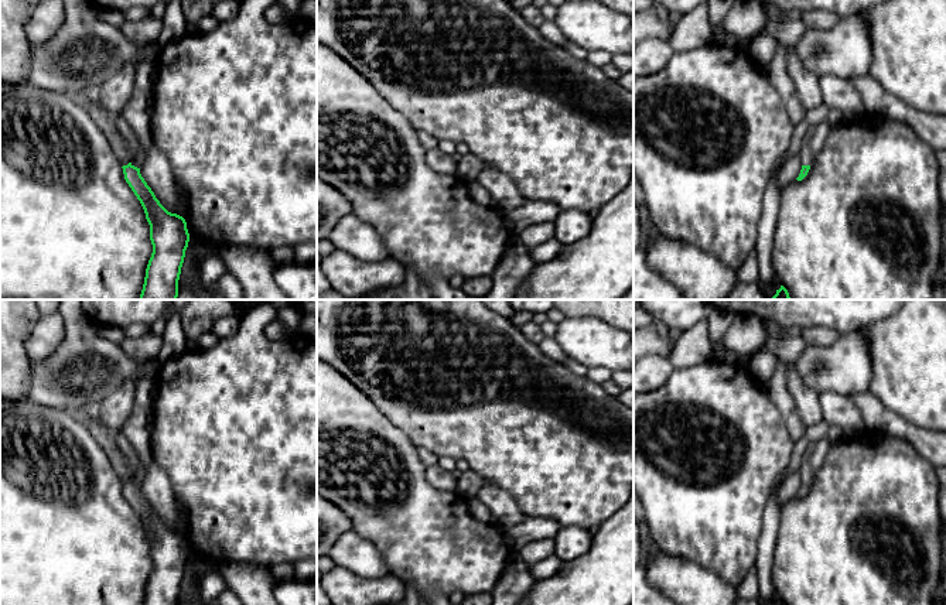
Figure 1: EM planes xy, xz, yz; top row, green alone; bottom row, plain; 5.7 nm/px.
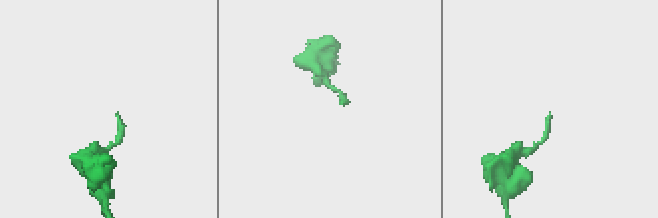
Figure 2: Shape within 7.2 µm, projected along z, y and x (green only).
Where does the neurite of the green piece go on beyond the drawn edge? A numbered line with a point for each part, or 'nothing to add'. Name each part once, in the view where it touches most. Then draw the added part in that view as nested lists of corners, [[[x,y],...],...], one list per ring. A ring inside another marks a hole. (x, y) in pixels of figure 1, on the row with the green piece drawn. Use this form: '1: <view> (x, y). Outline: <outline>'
1: yz (815, 137). Outline: [[[826,120],[817,122],[807,130],[799,153],[802,165],[812,165],[813,160],[822,150],[829,131],[830,126]]]

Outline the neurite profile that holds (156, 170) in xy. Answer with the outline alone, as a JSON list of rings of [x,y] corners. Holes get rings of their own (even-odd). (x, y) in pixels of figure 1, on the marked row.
[[[151,139],[151,148],[144,155],[143,165],[140,167],[140,174],[147,182],[147,185],[154,192],[156,198],[160,201],[160,204],[171,213],[177,213],[180,208],[180,188],[174,180],[171,165],[167,160],[167,157],[154,146]]]

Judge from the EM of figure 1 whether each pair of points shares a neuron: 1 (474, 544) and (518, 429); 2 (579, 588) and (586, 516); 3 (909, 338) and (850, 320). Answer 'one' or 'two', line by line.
1: two
2: two
3: two

